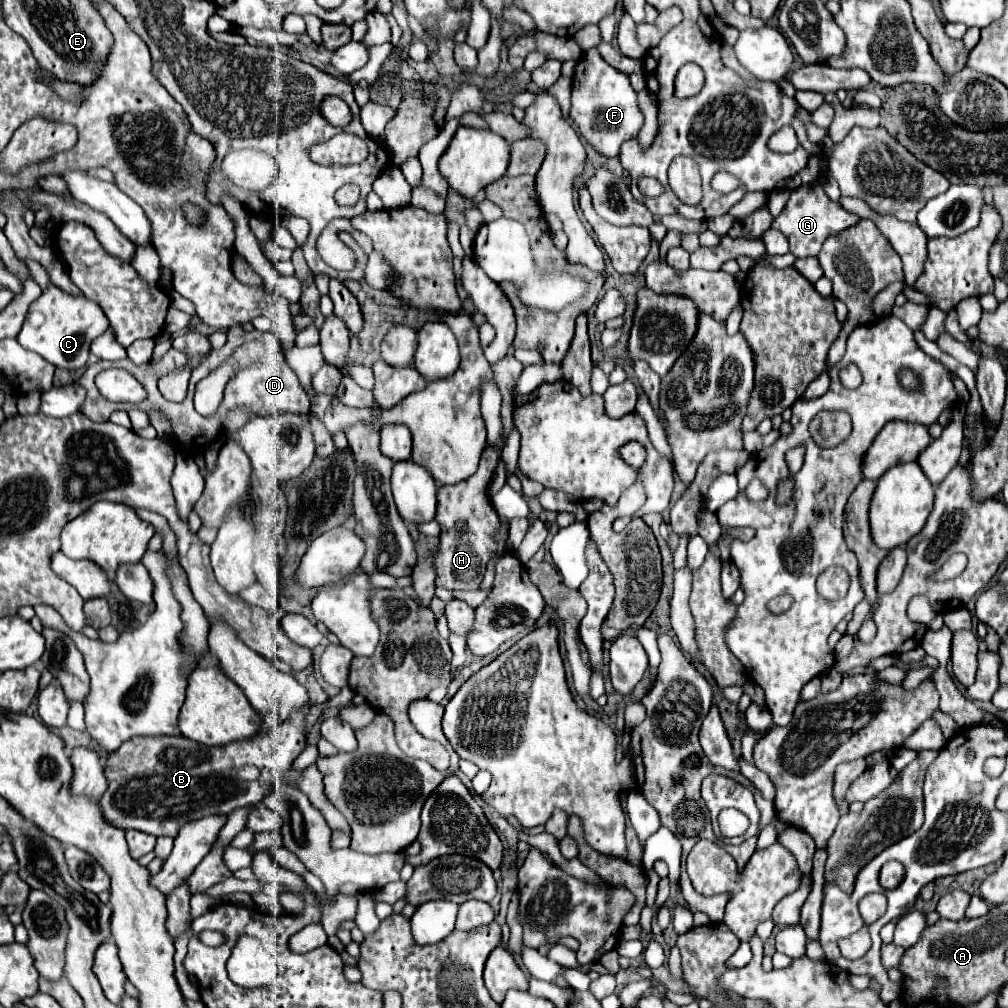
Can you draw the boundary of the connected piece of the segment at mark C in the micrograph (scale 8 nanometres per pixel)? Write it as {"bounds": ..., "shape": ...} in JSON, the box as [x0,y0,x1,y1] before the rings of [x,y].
{"bounds":[17,284,109,370],"shape":[[[49,284],[49,288],[29,306],[29,312],[17,336],[17,342],[27,350],[37,352],[47,362],[59,368],[79,370],[87,364],[89,344],[93,342],[93,338],[103,334],[107,326],[109,326],[109,320],[95,302],[91,302],[85,296],[73,298],[71,294],[63,294],[63,290]]]}

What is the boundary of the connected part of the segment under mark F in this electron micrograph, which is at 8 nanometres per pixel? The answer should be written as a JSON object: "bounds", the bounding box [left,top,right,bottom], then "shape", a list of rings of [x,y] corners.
{"bounds":[571,48,643,158],"shape":[[[591,48],[577,62],[573,72],[573,94],[571,94],[571,120],[577,124],[581,136],[603,156],[615,158],[619,146],[637,136],[643,126],[643,114],[637,106],[637,94],[629,84],[629,76],[609,66],[597,48]]]}

